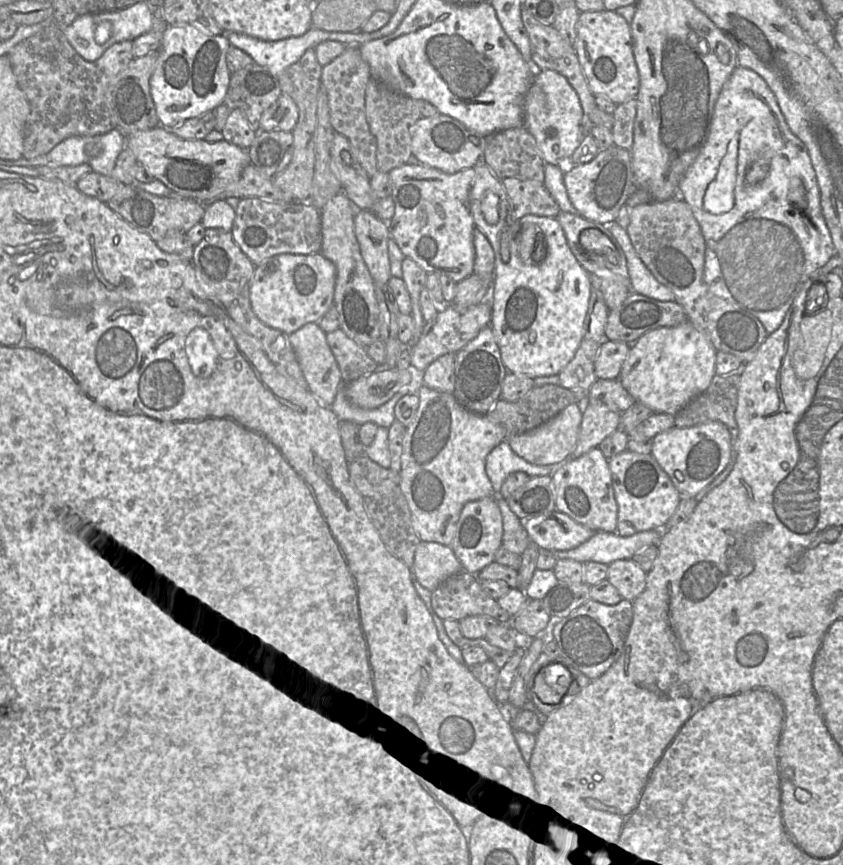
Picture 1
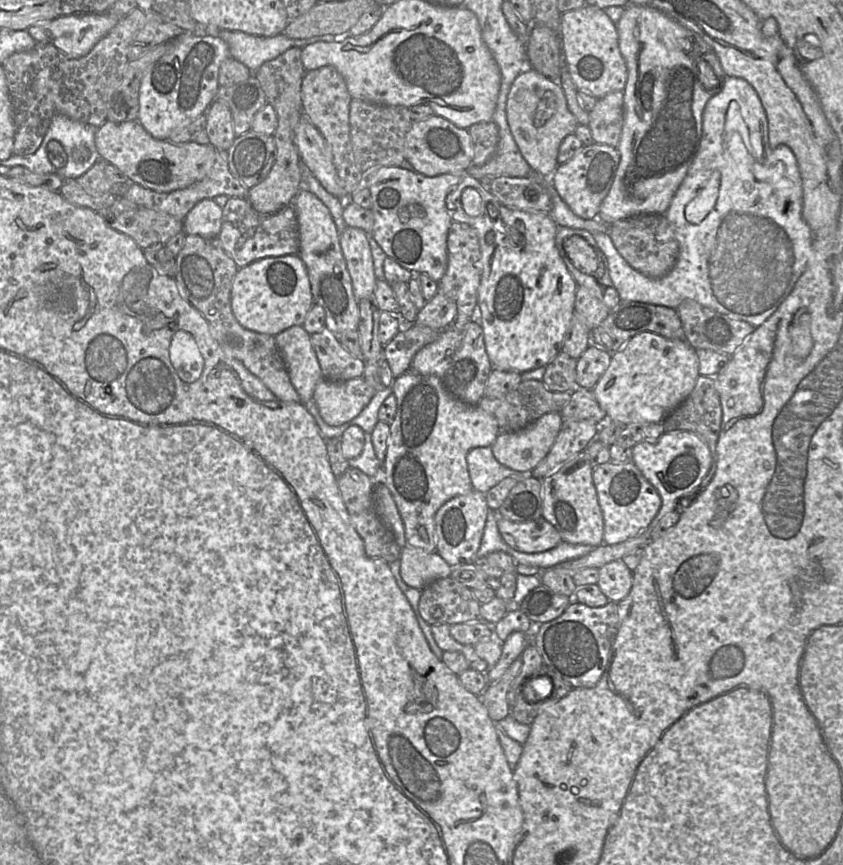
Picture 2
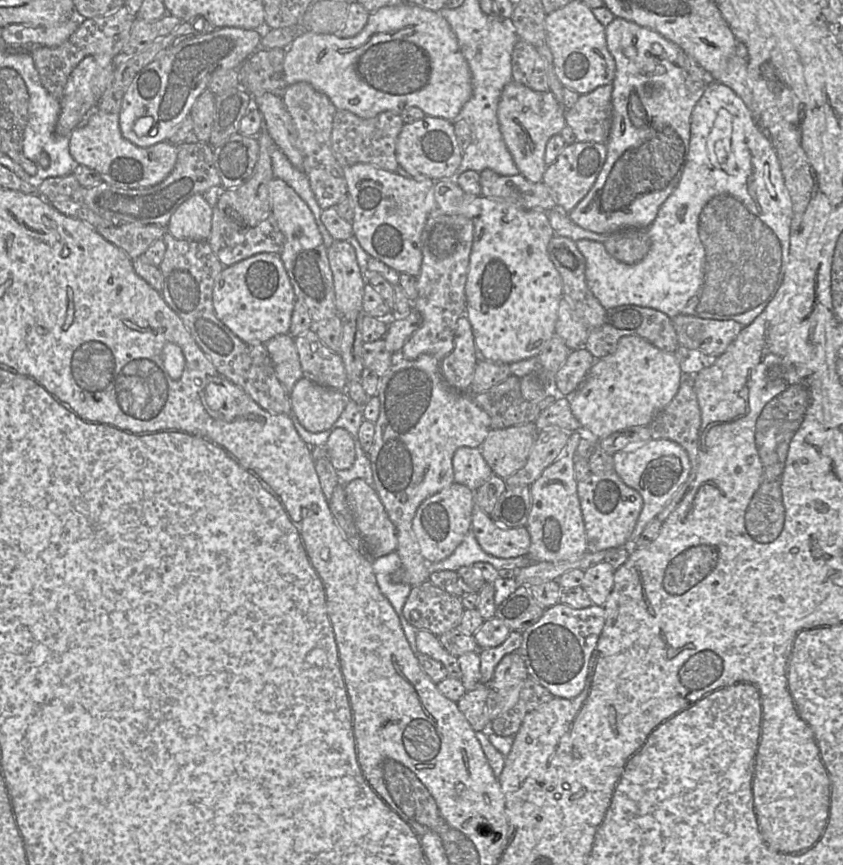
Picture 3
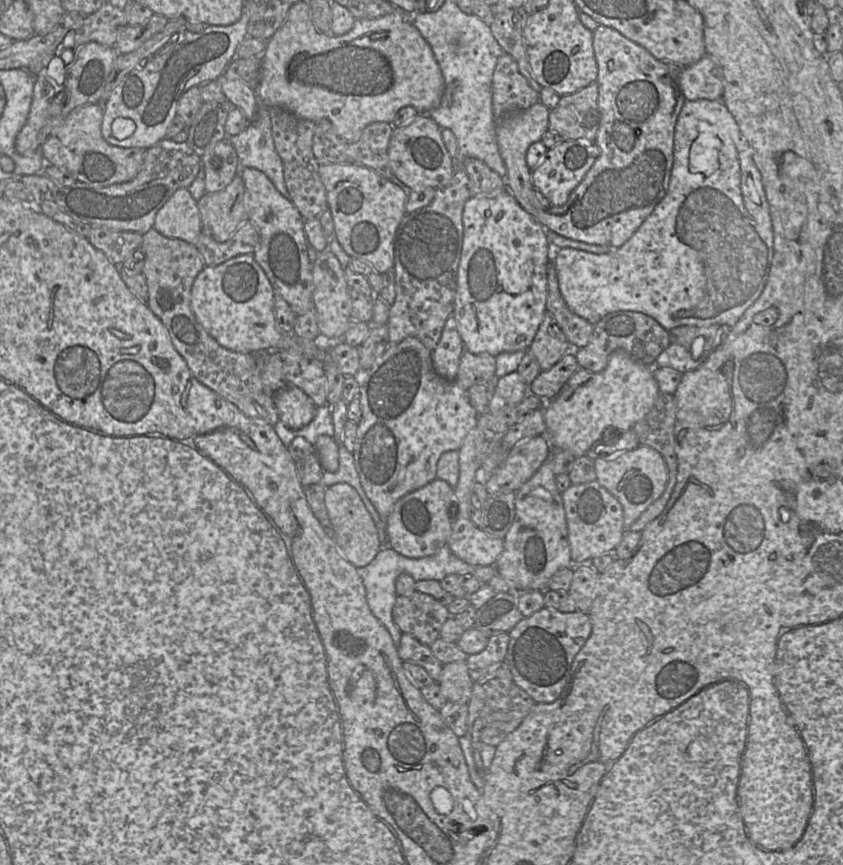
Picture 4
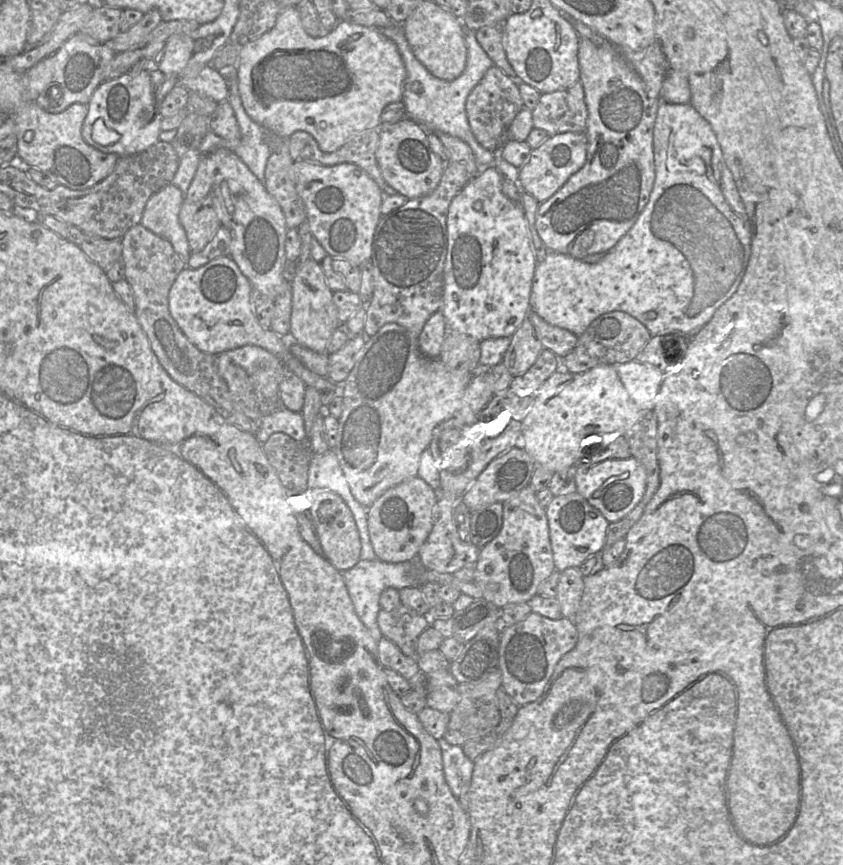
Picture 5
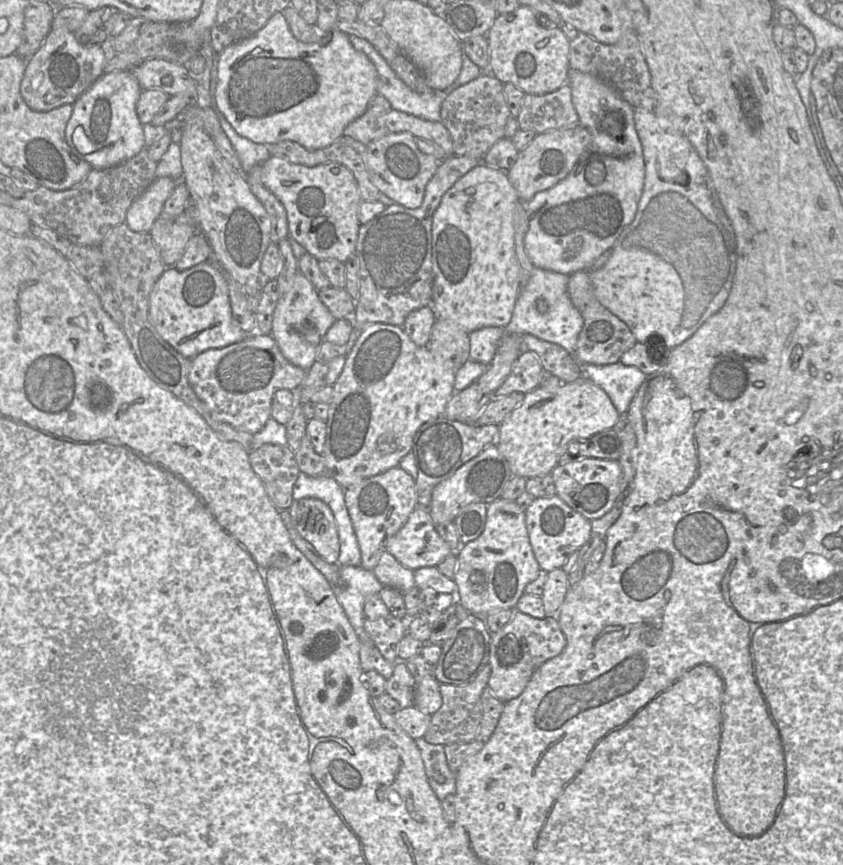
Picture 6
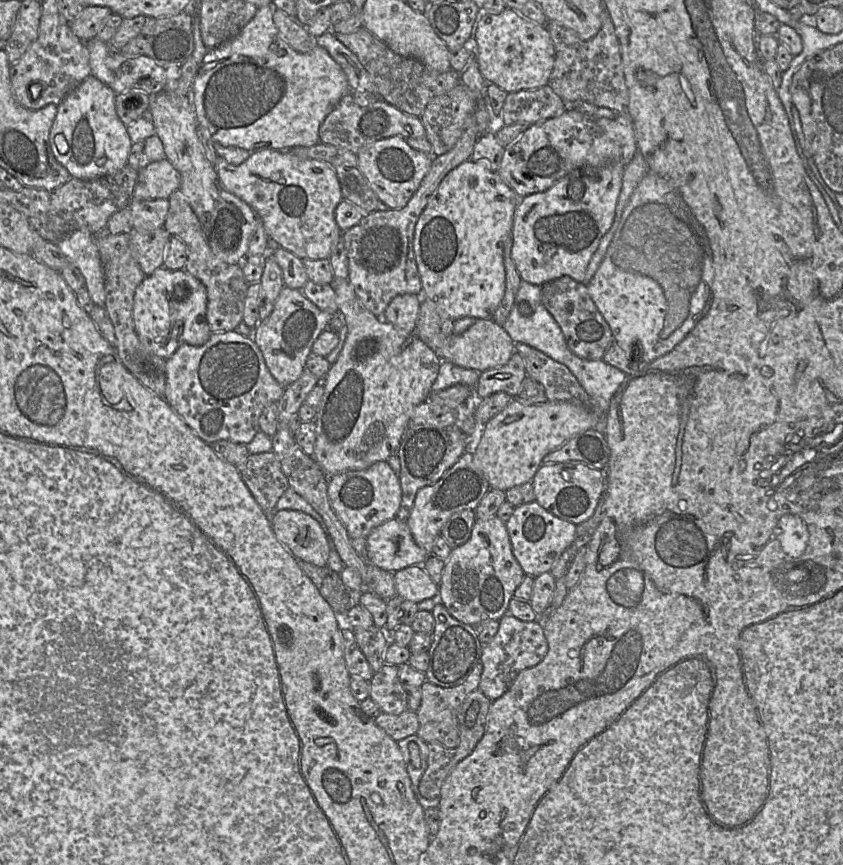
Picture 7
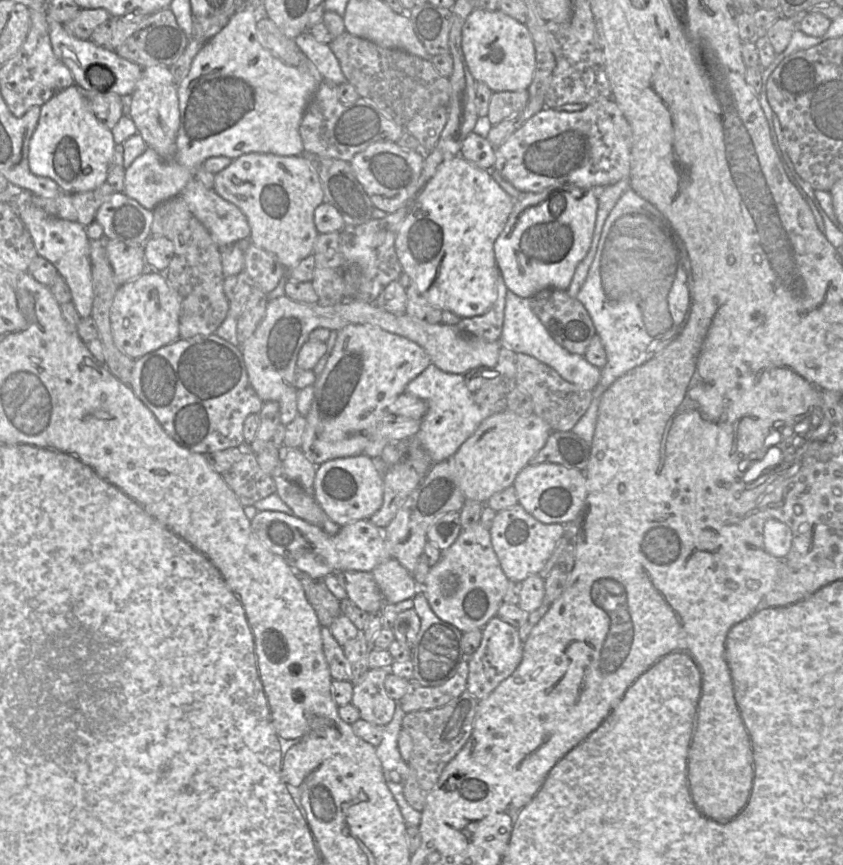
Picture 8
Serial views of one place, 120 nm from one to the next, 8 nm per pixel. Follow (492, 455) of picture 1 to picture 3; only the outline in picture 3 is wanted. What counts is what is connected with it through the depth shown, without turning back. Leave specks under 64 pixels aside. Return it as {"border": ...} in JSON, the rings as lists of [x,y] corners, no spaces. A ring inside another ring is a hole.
{"border":[[[458,448],[453,455],[452,464],[455,482],[473,491],[494,475],[479,448]]]}

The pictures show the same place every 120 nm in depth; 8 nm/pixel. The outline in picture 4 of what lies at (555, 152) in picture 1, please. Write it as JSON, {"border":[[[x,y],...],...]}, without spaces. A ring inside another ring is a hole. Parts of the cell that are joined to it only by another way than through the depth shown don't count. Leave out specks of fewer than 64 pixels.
{"border":[[[538,101],[531,107],[496,122],[497,142],[507,168],[505,175],[507,188],[521,207],[538,221],[546,207],[541,206],[537,198],[538,190],[532,182],[532,169],[527,164],[526,153],[529,146],[540,141],[543,134],[549,129],[549,113],[550,109]]]}

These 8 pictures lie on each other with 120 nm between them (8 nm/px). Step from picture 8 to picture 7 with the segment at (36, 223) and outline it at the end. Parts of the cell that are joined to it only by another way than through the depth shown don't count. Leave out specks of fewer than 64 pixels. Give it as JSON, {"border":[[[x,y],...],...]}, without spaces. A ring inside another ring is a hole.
{"border":[[[77,230],[59,240],[57,245],[67,260],[82,273],[93,304],[104,306],[105,276],[95,235]]]}

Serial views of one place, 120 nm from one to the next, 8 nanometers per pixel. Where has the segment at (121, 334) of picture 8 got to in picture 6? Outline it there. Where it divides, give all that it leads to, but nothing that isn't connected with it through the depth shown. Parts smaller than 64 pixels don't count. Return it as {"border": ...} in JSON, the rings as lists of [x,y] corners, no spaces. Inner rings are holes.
{"border":[[[203,262],[186,270],[168,267],[155,283],[149,298],[149,318],[161,337],[188,358],[216,348],[242,341],[258,331],[247,332],[235,322],[230,305],[228,283],[224,273],[211,262]]]}

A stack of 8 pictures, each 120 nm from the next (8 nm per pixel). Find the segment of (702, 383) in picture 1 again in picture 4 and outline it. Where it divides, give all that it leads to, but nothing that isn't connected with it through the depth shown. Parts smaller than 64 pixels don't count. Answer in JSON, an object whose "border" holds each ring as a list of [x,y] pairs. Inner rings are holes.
{"border":[[[616,350],[610,355],[606,367],[599,372],[579,368],[560,393],[549,400],[543,408],[546,424],[544,436],[548,439],[553,450],[566,450],[575,457],[580,457],[604,438],[631,430],[652,409],[661,394],[658,383],[653,376],[653,367],[640,364],[626,352]]]}

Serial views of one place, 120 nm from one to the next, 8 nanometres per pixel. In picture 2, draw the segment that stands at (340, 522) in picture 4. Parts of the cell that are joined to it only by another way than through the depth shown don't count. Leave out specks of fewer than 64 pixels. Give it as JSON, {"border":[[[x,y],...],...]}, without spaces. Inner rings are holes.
{"border":[[[376,483],[374,488],[375,510],[380,519],[391,530],[396,542],[401,547],[406,546],[404,524],[389,489],[382,483]]]}

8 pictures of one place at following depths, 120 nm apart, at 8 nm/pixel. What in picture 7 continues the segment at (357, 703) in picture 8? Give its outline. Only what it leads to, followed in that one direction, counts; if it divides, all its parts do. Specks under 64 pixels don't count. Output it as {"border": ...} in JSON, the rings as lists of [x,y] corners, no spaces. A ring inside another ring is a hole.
{"border":[[[385,663],[381,669],[374,673],[369,682],[369,698],[379,706],[382,713],[399,715],[408,710],[407,692],[400,683],[398,677],[398,665]]]}

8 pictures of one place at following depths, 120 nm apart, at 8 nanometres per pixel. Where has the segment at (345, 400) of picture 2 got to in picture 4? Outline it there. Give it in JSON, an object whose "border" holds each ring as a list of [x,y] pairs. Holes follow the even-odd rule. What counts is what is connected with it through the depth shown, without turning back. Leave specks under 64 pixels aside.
{"border":[[[288,383],[275,394],[274,401],[280,421],[292,429],[309,424],[318,408],[303,390]]]}

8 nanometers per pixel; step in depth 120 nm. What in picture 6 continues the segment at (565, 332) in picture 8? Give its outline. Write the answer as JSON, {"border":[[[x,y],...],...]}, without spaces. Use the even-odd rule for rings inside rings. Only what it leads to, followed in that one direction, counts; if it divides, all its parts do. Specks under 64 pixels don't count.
{"border":[[[589,270],[571,273],[567,284],[567,292],[584,321],[578,336],[574,359],[580,365],[609,365],[620,362],[622,355],[635,346],[637,339],[622,320],[598,302],[594,296]]]}

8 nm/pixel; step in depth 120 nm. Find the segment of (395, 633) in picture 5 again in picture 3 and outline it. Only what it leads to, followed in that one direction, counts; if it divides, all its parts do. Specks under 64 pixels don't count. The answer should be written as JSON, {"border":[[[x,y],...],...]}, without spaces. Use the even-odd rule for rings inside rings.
{"border":[[[429,581],[412,586],[402,610],[409,624],[438,637],[458,627],[464,611],[461,597],[452,595]]]}

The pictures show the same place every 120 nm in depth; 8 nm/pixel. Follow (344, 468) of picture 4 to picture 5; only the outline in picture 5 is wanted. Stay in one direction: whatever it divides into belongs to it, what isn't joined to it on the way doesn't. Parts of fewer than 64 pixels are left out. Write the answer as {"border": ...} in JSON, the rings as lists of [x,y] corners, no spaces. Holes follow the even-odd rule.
{"border":[[[333,451],[312,458],[308,486],[310,490],[328,489],[341,496],[351,510],[359,531],[361,540],[360,559],[375,559],[376,555],[370,542],[367,527],[367,509],[352,495],[339,460]]]}

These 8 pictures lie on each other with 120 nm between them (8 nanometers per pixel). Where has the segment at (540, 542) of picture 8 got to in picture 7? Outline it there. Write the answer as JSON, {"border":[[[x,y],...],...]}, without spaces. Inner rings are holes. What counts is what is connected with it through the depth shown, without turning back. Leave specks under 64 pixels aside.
{"border":[[[535,500],[515,507],[505,525],[513,555],[524,573],[531,577],[550,571],[554,563],[576,538],[576,525],[574,523],[556,517]]]}

